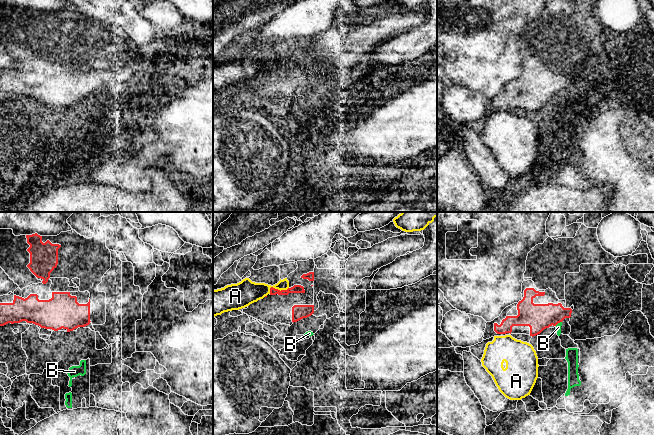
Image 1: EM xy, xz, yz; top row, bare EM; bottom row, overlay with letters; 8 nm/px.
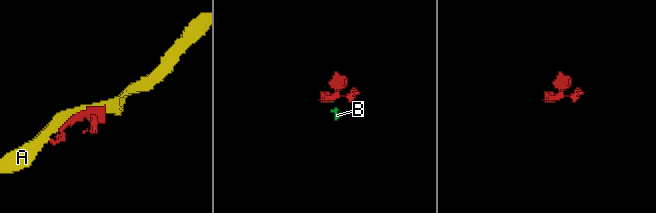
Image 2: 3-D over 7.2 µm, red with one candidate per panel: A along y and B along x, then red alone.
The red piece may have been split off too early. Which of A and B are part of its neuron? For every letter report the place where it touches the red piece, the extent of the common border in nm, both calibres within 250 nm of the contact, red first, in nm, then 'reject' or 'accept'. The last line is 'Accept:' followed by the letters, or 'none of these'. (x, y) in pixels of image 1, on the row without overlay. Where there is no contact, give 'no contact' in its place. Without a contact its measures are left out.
A: xz (276, 65) | 170 nm | 60/200 nm | reject
B: yz (558, 98) | 70 nm | 220/50 nm | reject
Accept: none of these

